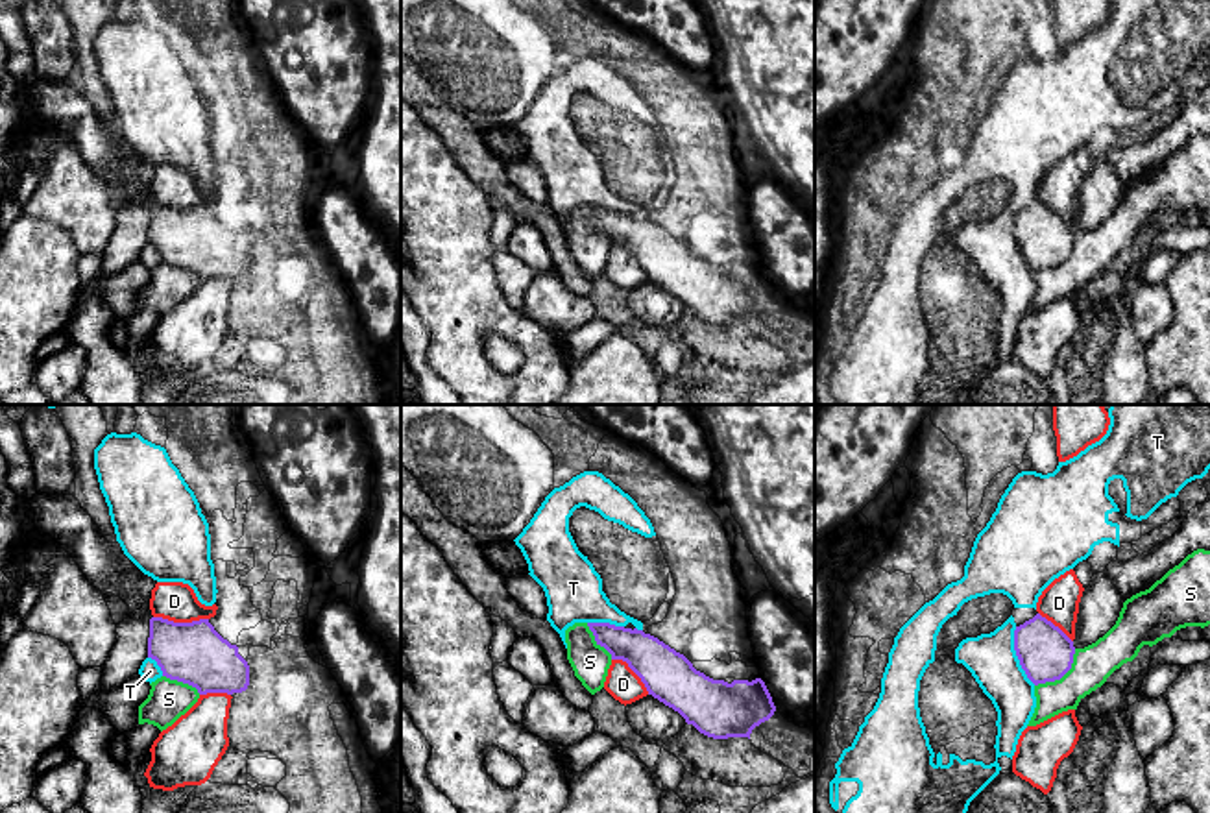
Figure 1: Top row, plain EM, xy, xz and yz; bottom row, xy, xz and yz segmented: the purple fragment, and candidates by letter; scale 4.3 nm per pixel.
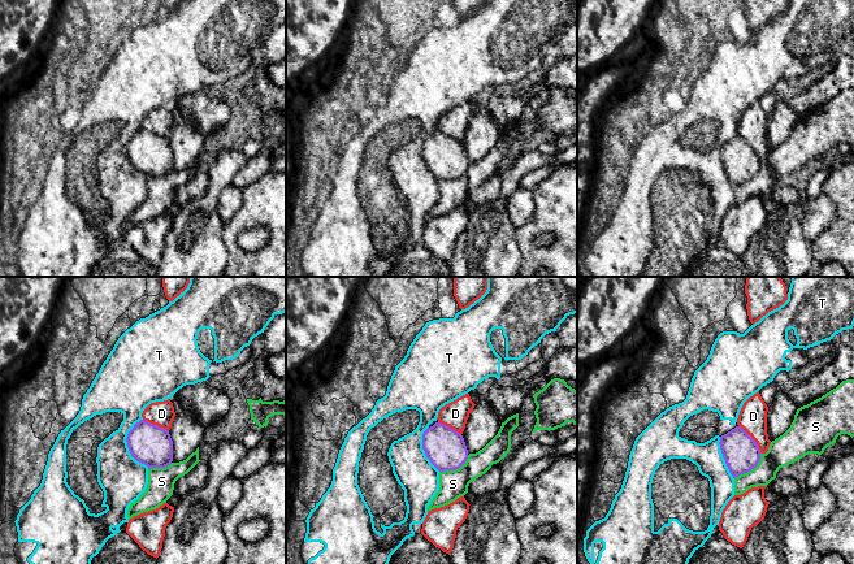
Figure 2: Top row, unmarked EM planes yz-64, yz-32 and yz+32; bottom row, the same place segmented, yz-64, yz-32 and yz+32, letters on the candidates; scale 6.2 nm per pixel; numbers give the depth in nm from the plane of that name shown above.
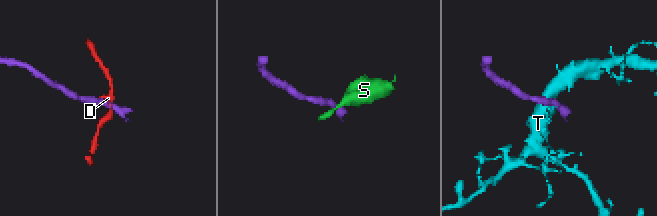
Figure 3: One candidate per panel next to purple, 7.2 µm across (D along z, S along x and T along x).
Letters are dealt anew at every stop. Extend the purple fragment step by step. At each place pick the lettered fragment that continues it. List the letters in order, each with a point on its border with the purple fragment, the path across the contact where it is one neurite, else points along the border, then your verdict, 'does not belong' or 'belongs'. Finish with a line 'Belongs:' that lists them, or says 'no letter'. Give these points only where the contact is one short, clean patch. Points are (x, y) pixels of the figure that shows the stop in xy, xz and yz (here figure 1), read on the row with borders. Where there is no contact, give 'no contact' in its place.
D: xy (181, 623) | does not belong
S: yz (1061, 677) | along yz (1076, 649), (1072, 666), (1059, 679), (1035, 686) | does not belong
T: yz (1016, 655) | does not belong
Belongs: no letter

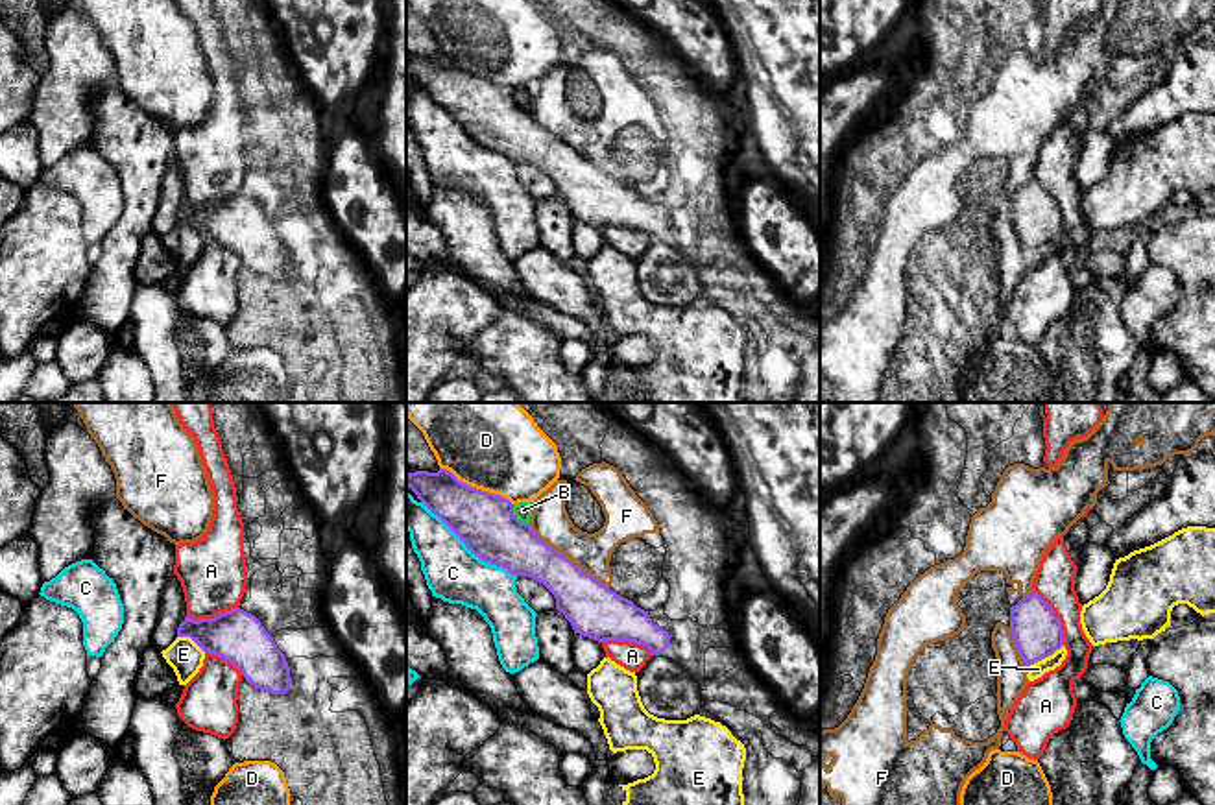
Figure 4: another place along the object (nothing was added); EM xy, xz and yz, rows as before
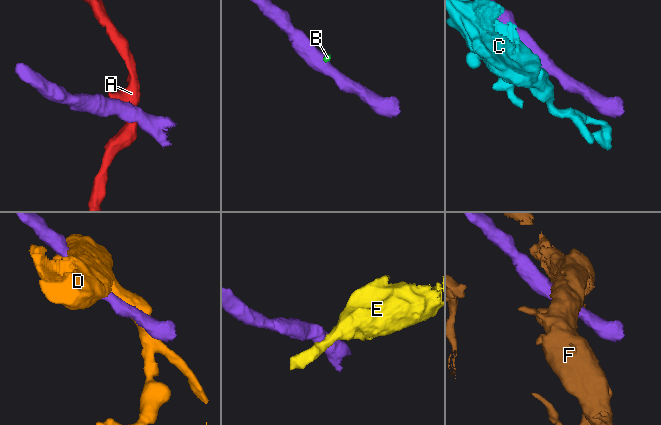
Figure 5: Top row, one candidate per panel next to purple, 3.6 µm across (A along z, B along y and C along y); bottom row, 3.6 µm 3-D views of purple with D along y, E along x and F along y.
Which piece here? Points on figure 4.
A: yz (1057, 617) | does not belong
B: xz (514, 516) | along xz (512, 504), (512, 512), (527, 525) | does not belong
C: xz (469, 549) | does not belong
D: xz (475, 488) | does not belong
E: yz (1046, 656) | along yz (1062, 645), (1029, 667) | does not belong
F: xz (567, 558) | does not belong
Belongs: no letter

